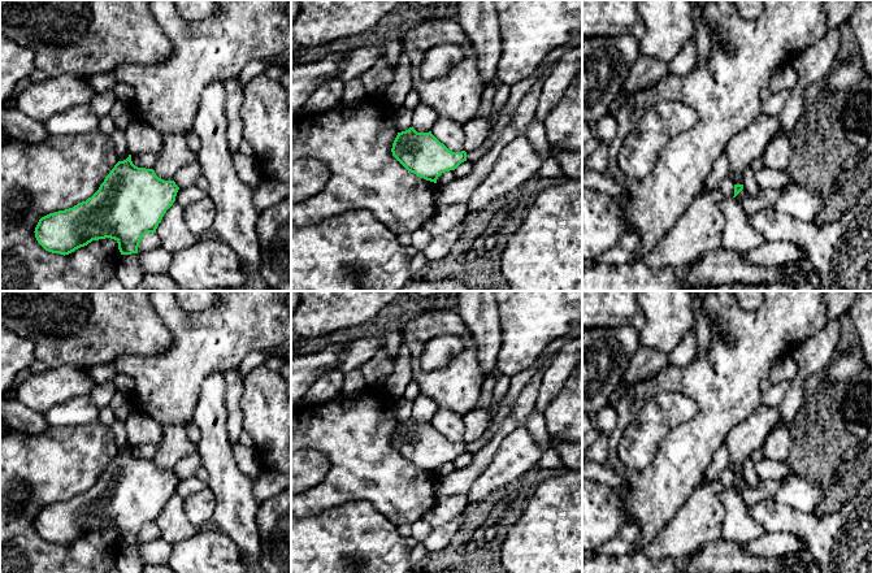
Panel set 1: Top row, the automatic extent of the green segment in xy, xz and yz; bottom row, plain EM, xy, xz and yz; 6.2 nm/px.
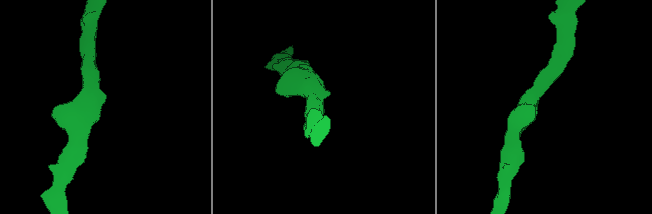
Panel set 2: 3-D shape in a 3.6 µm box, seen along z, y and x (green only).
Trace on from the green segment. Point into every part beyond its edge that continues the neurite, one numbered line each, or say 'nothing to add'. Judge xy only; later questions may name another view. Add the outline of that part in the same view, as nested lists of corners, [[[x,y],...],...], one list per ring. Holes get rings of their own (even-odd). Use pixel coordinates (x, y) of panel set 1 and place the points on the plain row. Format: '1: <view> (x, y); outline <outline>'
nothing to add

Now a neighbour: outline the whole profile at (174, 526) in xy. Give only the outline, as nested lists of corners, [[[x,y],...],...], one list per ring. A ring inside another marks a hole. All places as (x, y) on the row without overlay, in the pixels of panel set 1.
[[[174,492],[156,520],[160,539],[175,544],[192,537],[198,529],[190,522],[183,508],[185,499]]]

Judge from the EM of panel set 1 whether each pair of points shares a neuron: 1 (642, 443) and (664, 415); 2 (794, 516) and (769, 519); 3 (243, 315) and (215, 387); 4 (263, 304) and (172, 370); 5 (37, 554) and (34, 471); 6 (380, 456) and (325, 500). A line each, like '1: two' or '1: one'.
1: one
2: one
3: two
4: one
5: one
6: one

